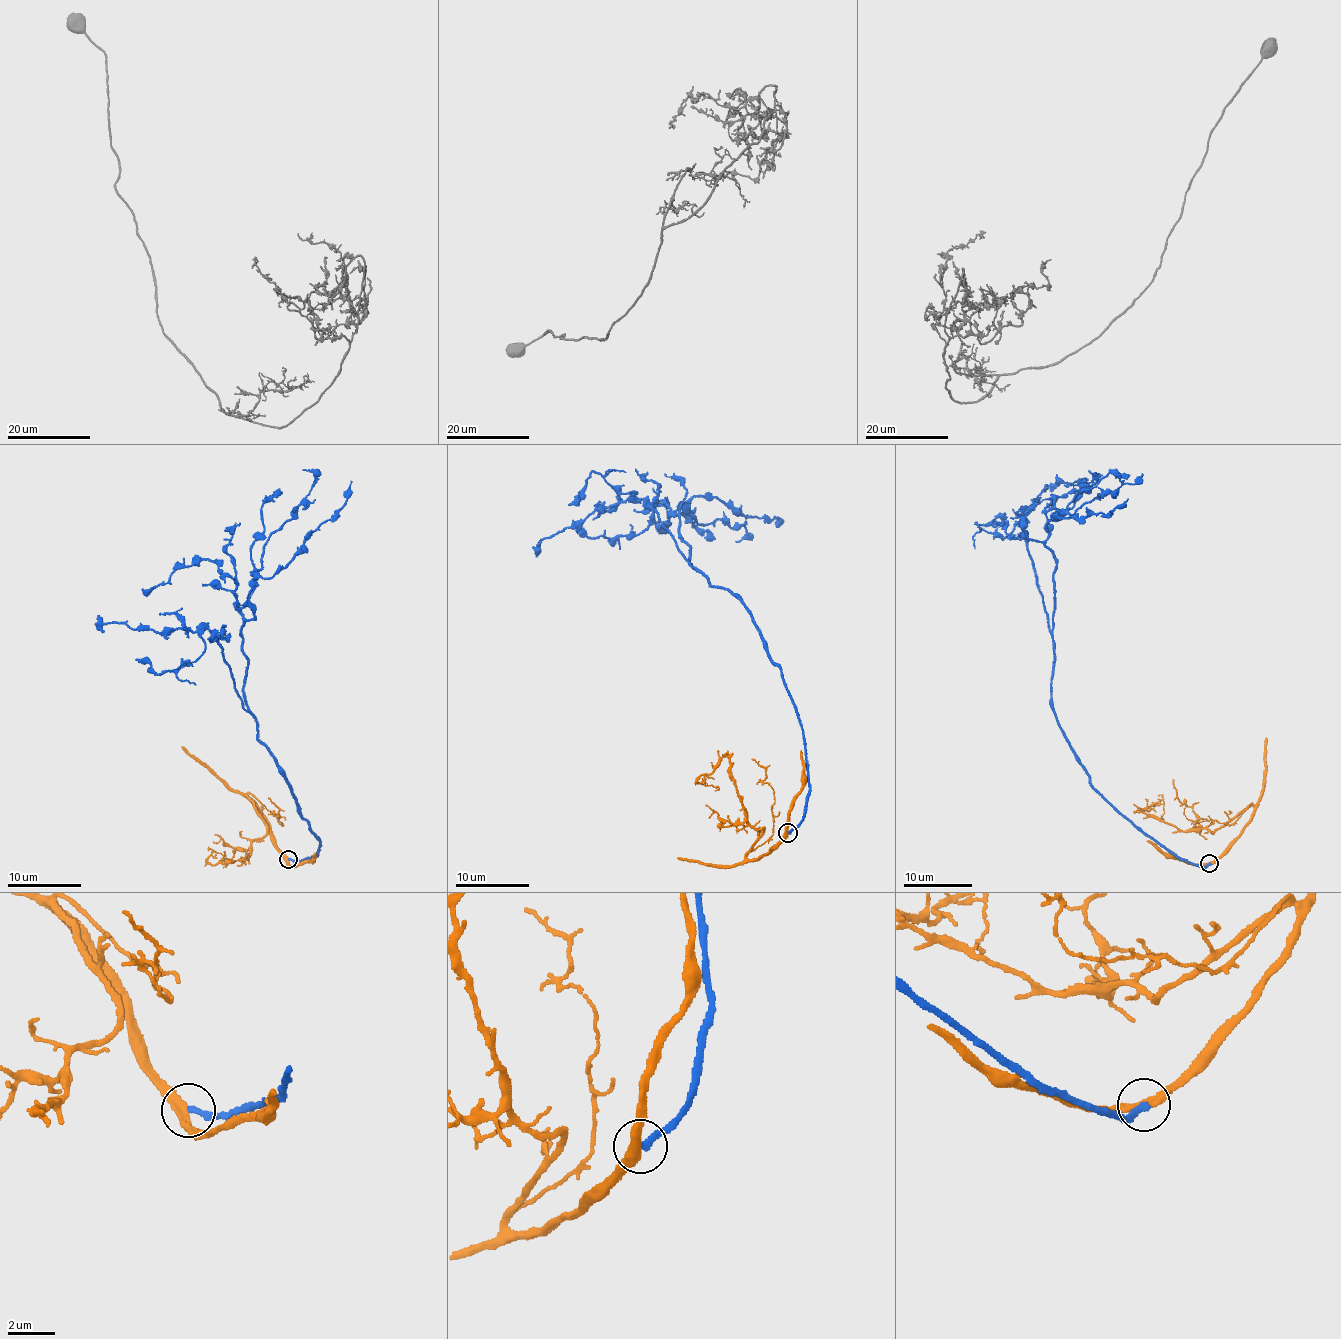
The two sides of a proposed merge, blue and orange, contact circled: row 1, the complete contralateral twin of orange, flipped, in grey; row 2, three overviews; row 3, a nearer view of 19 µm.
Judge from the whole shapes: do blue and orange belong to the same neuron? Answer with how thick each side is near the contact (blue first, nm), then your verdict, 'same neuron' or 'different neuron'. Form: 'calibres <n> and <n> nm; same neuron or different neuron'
calibres 240 and 300 nm; different neuron

